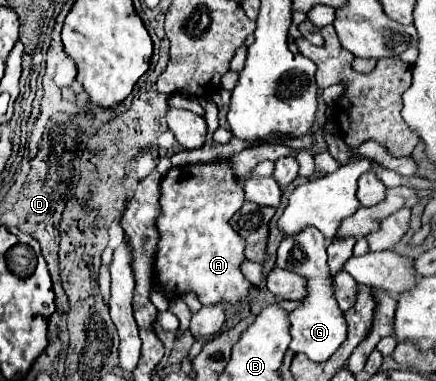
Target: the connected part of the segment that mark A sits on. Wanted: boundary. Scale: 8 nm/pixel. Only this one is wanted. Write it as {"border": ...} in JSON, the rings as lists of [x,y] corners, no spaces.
{"border":[[[223,158],[209,164],[189,164],[171,168],[163,180],[161,180],[161,196],[159,206],[161,214],[157,216],[157,254],[153,264],[153,284],[159,286],[167,300],[179,298],[183,294],[195,294],[197,300],[203,306],[215,306],[215,304],[241,304],[247,296],[253,284],[243,276],[241,264],[247,260],[243,250],[247,246],[245,238],[233,230],[229,224],[231,216],[243,206],[243,188],[239,186],[239,178],[233,174],[231,160]]]}

